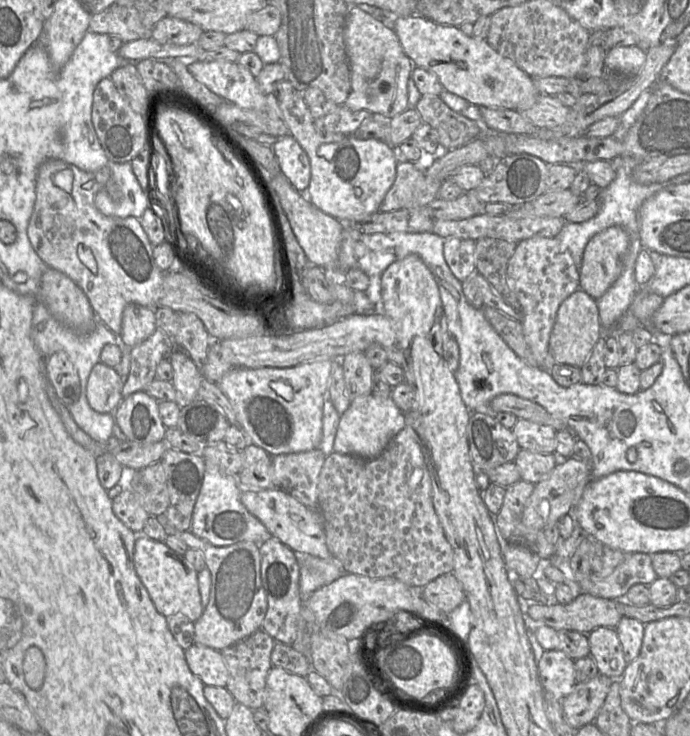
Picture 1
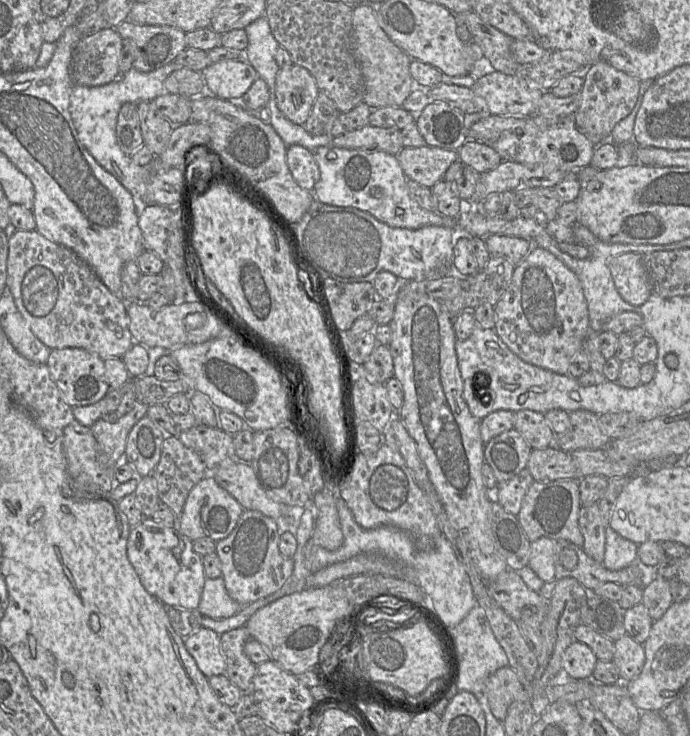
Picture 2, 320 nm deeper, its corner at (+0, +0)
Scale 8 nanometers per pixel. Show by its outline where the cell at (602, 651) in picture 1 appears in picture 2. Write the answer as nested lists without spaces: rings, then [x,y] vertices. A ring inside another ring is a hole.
[[[628,634],[614,643],[615,653],[612,661],[619,670],[621,682],[630,682],[637,678],[643,670],[645,664],[644,646]]]

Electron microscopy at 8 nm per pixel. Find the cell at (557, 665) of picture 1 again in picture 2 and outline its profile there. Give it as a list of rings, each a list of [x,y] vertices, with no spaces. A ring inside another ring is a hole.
[[[573,641],[565,650],[562,657],[562,673],[573,681],[592,679],[598,658],[589,646]]]

